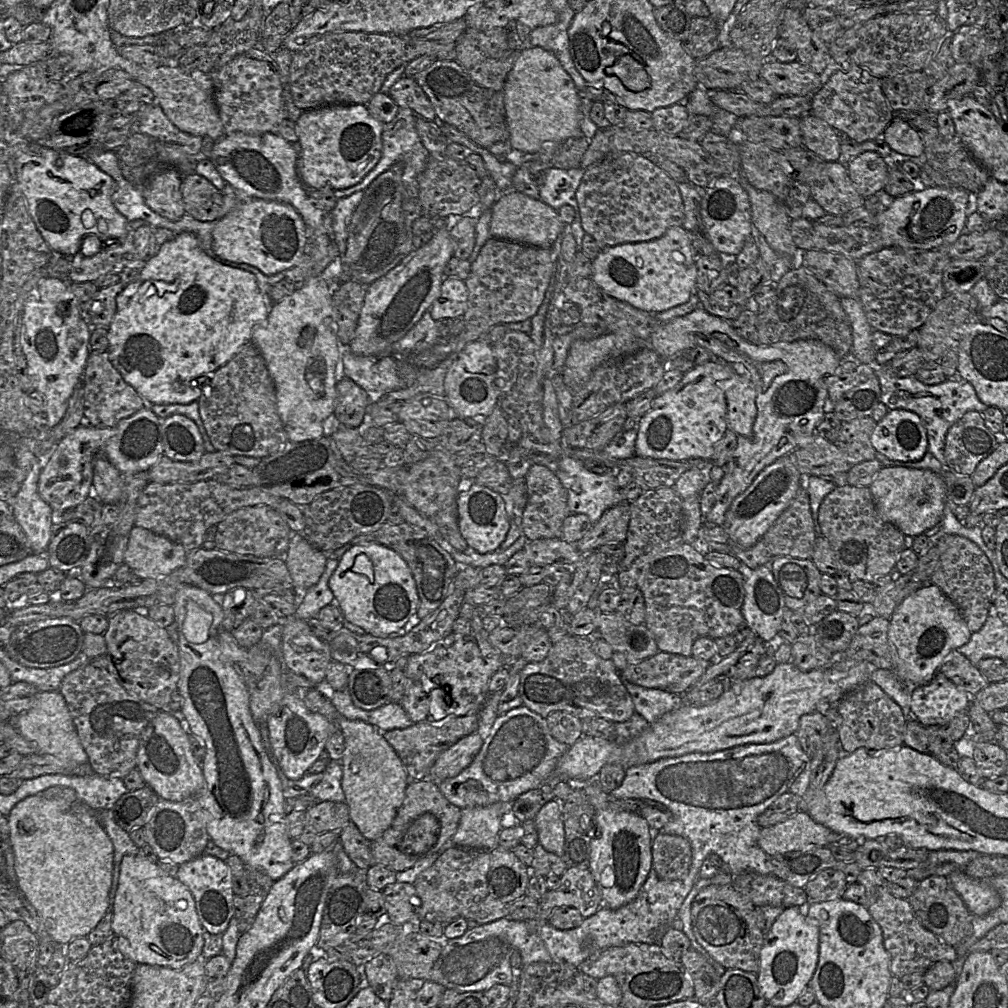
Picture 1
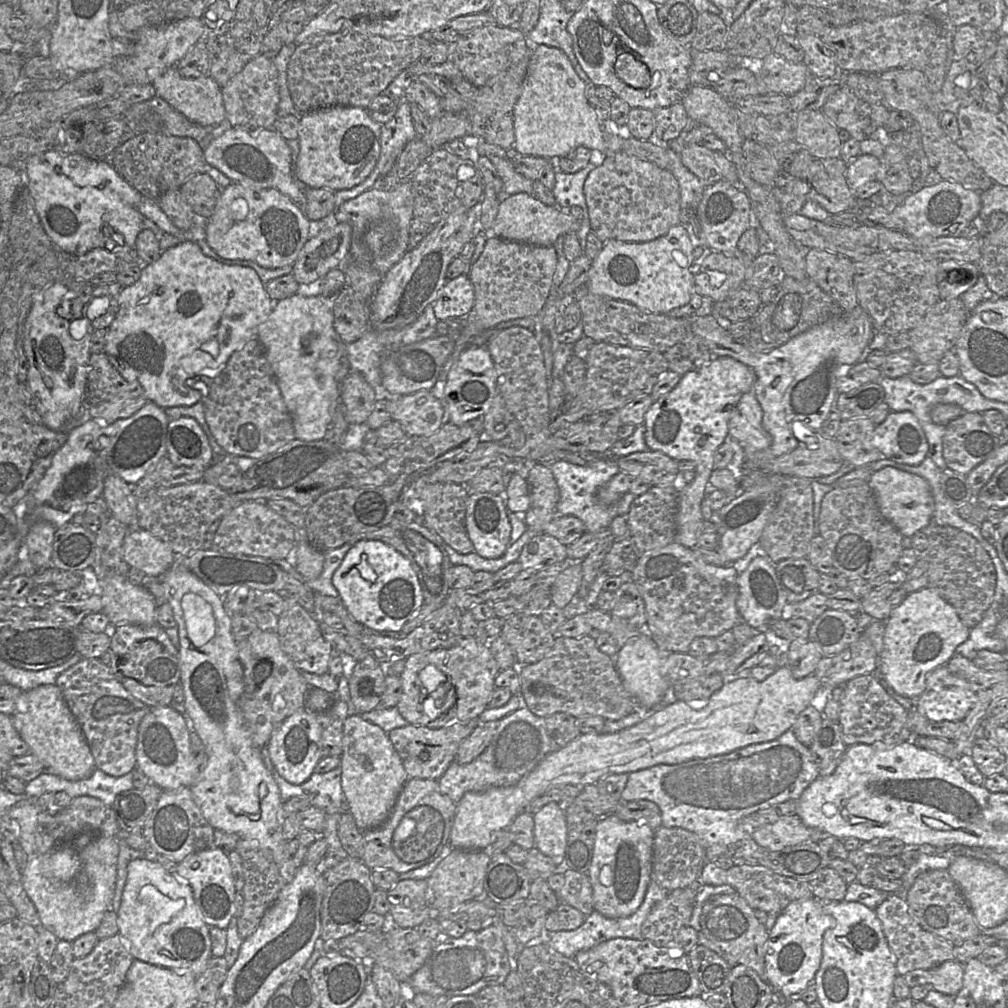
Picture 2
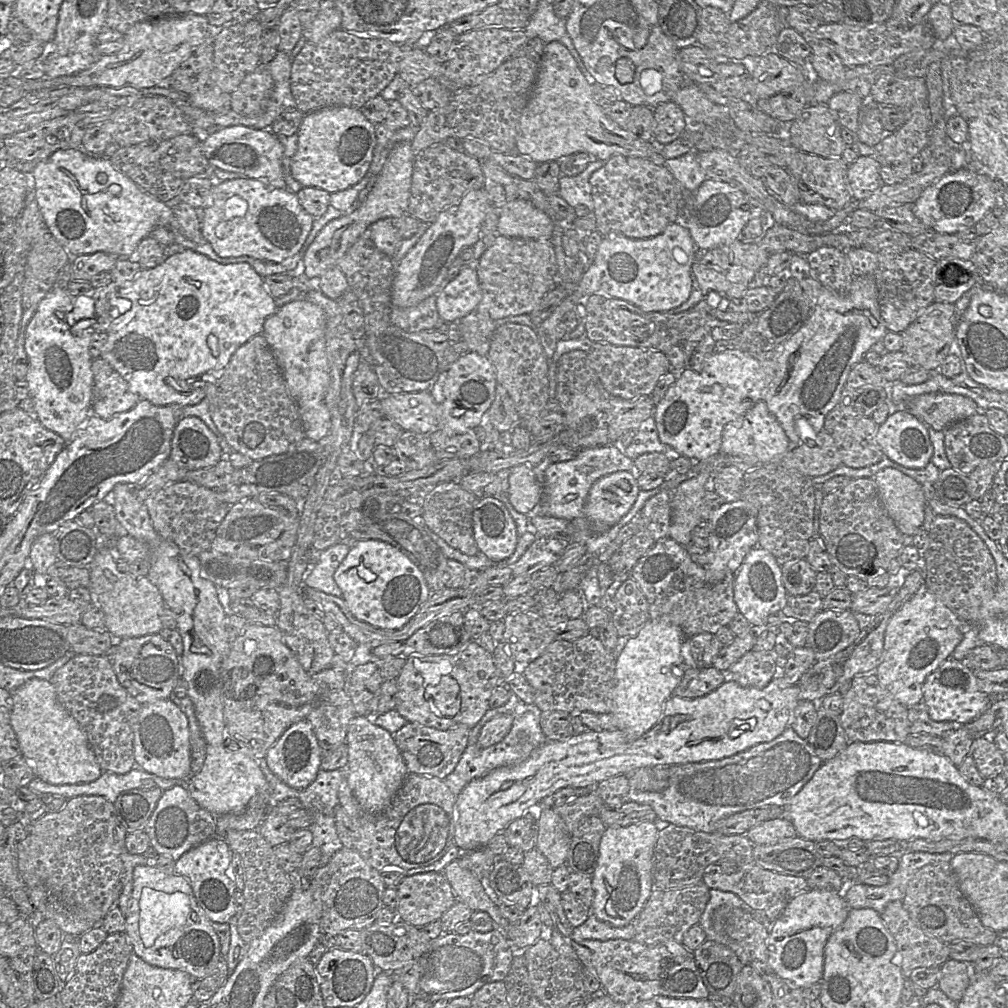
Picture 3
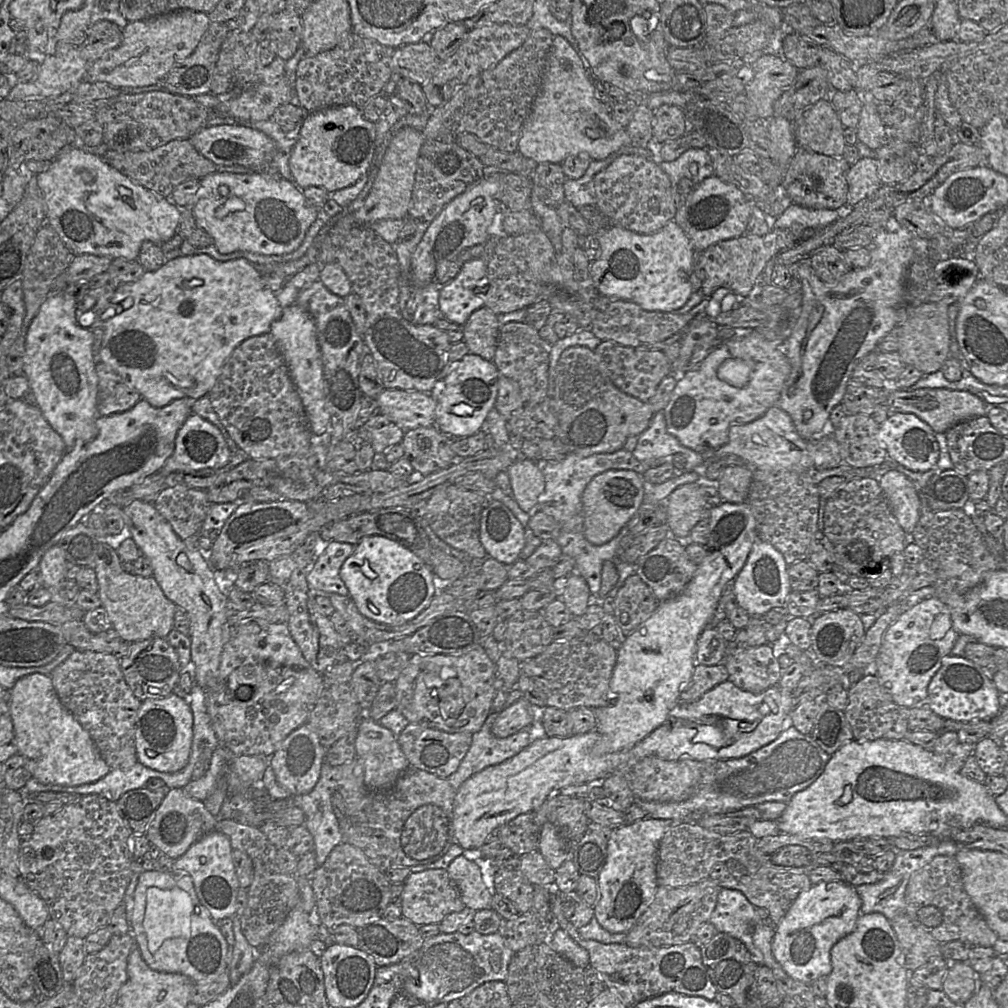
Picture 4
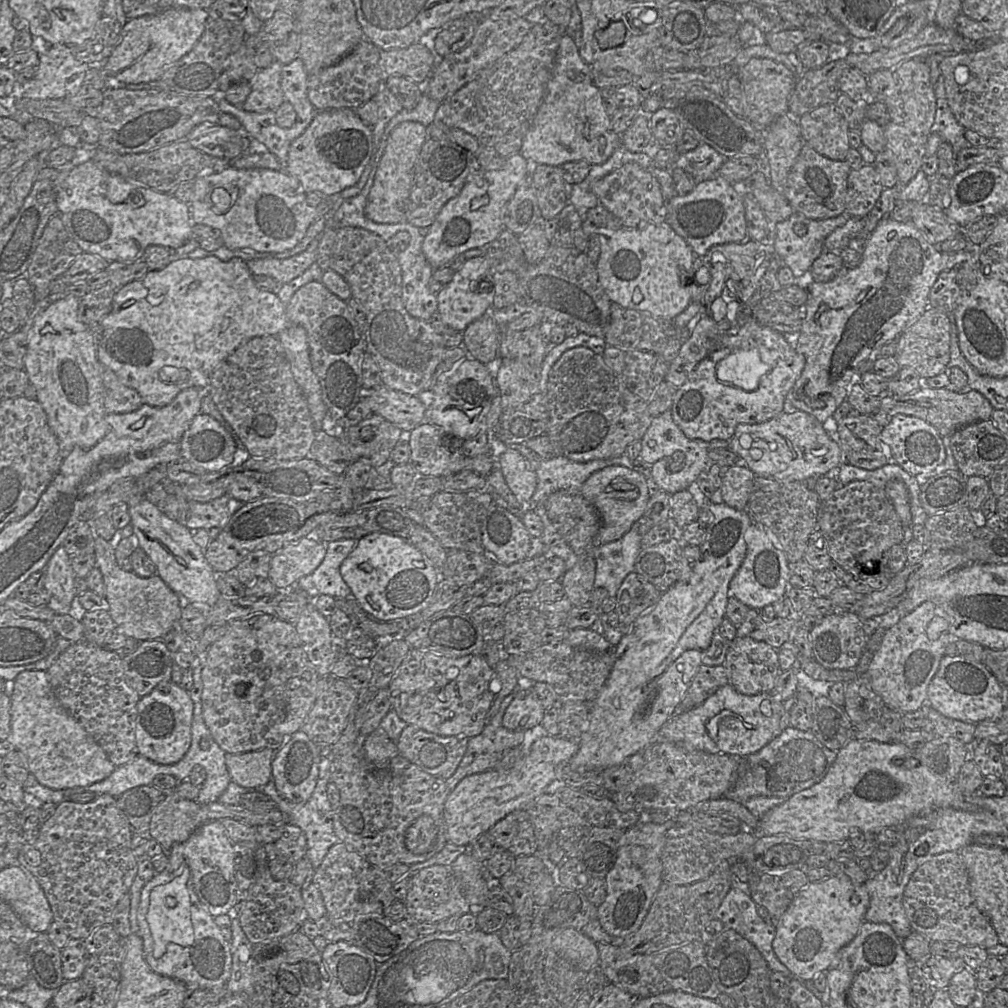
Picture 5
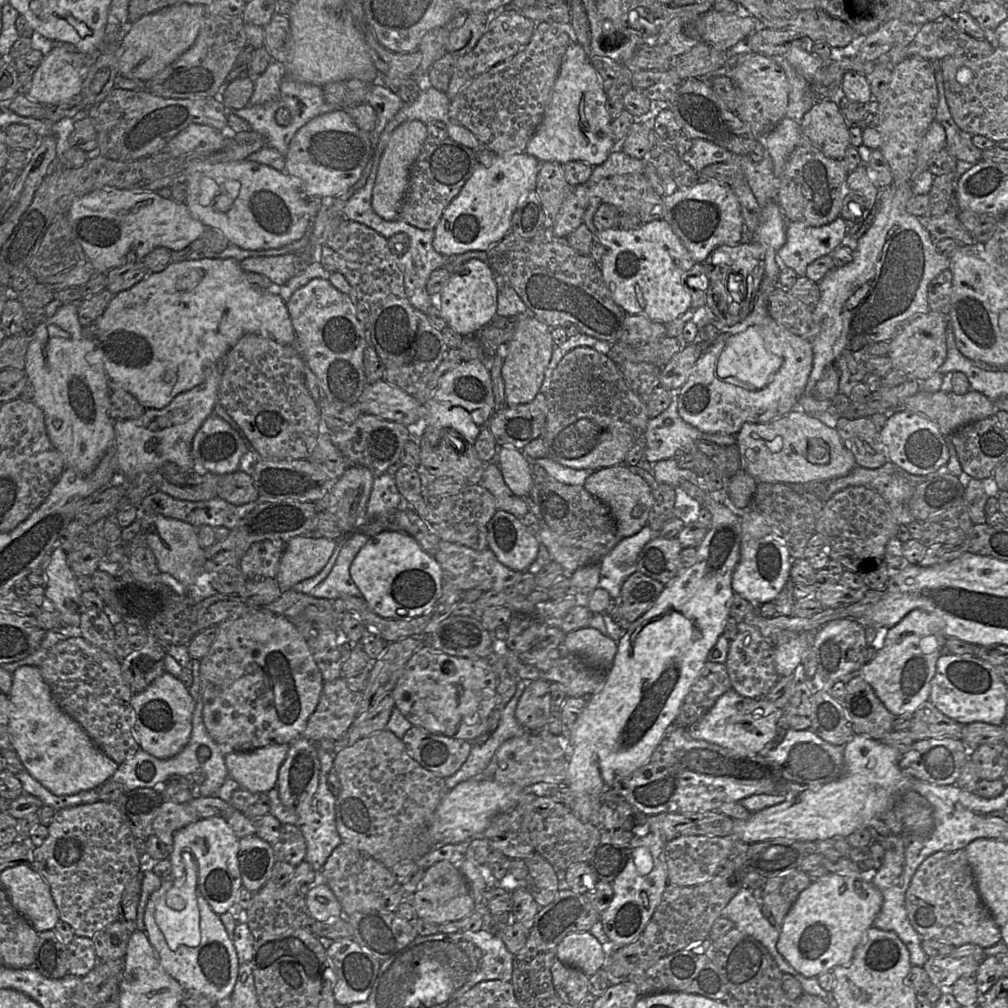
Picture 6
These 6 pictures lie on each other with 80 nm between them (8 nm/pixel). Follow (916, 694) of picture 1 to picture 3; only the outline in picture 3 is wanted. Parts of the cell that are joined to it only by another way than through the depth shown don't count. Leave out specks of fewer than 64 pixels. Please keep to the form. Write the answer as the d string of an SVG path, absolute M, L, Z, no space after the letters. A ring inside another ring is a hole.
M949 657L927 676L923 685L922 702L932 720L965 725L987 710L992 697L979 689L973 670L962 661Z

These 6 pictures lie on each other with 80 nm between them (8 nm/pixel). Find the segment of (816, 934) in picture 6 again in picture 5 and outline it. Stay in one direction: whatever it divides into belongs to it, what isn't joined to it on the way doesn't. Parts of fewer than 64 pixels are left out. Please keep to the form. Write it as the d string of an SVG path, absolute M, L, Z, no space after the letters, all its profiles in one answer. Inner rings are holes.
M832 875L817 882L810 882L800 890L776 926L773 950L778 959L800 981L812 981L819 972L827 972L837 952L857 935L869 906L869 895L864 884L855 884L846 875Z

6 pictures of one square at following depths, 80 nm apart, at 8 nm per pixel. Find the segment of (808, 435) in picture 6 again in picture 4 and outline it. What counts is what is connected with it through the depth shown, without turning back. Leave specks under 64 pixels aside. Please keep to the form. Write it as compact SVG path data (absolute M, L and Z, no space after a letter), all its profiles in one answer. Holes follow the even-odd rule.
M773 406L770 409L768 409L767 412L763 416L759 417L758 419L756 419L754 421L751 421L746 424L732 425L729 428L728 442L725 445L718 448L715 452L704 452L704 453L714 453L713 456L710 456L709 458L707 458L706 461L719 460L720 458L722 458L723 456L725 456L727 454L736 454L736 455L739 455L740 457L742 457L752 467L752 469L758 469L758 468L760 468L760 469L781 469L781 470L791 470L791 471L796 471L796 472L810 472L814 469L814 462L807 450L807 441L808 440L805 440L804 438L802 438L800 436L800 434L798 433L791 416L786 411L781 409L780 407Z

